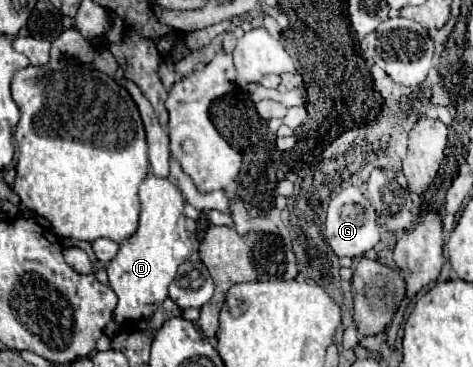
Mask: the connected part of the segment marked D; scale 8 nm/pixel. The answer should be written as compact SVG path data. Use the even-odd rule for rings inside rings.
M149 172L139 188L139 200L139 228L133 236L121 242L117 256L107 266L109 286L119 298L115 308L115 318L119 324L153 316L153 312L167 298L167 288L173 282L179 264L189 260L193 252L193 244L185 228L185 196L171 176L159 178Z

